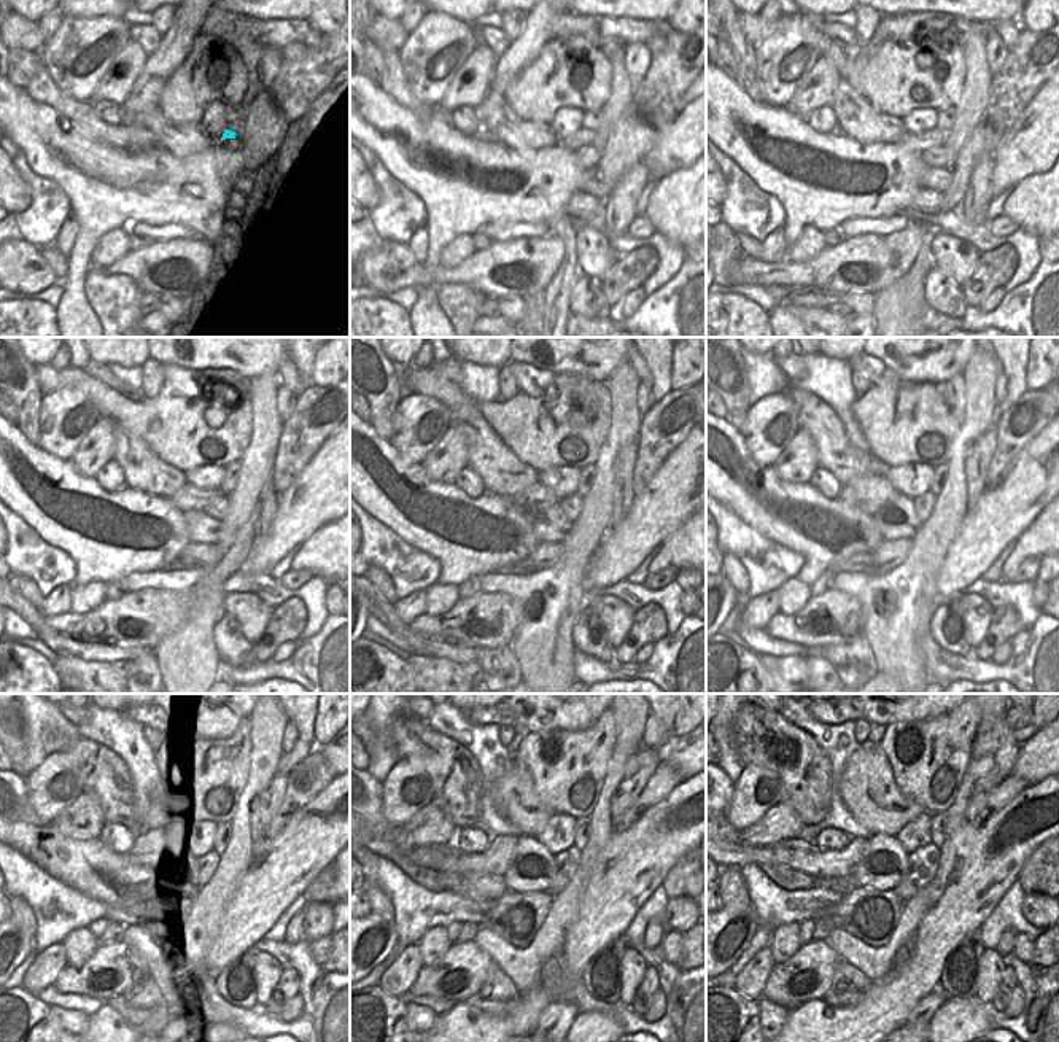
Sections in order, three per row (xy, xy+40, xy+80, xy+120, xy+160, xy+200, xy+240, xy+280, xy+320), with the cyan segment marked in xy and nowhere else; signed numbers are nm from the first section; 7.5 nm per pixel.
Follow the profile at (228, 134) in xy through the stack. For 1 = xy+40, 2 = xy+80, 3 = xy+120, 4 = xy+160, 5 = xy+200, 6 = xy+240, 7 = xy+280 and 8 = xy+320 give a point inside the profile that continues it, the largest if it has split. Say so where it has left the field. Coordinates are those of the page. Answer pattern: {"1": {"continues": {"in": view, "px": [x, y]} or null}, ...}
{"1": {"continues": {"in": "xy+40", "px": [582, 137]}}, "2": {"continues": {"in": "xy+80", "px": [918, 142]}}, "3": {"continues": {"in": "xy+120", "px": [188, 498]}}, "4": {"continues": {"in": "xy+160", "px": [536, 497]}}, "5": {"continues": {"in": "xy+200", "px": [868, 493]}}, "6": {"continues": {"in": "xy+240", "px": [148, 848]}}, "7": {"continues": {"in": "xy+280", "px": [495, 859]}}, "8": {"continues": {"in": "xy+320", "px": [799, 855]}}}

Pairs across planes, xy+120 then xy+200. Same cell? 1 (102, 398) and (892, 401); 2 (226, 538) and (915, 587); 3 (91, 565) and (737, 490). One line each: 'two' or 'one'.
1: one
2: two
3: one

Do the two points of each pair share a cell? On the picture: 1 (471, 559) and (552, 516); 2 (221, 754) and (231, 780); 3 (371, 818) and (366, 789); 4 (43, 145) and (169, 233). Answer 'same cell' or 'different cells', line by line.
1: different cells
2: same cell
3: same cell
4: different cells

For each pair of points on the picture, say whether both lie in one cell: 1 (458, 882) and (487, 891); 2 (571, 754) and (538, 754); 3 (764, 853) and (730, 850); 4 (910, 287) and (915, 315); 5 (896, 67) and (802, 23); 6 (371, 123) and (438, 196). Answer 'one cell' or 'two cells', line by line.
1: one cell
2: one cell
3: one cell
4: one cell
5: one cell
6: one cell

